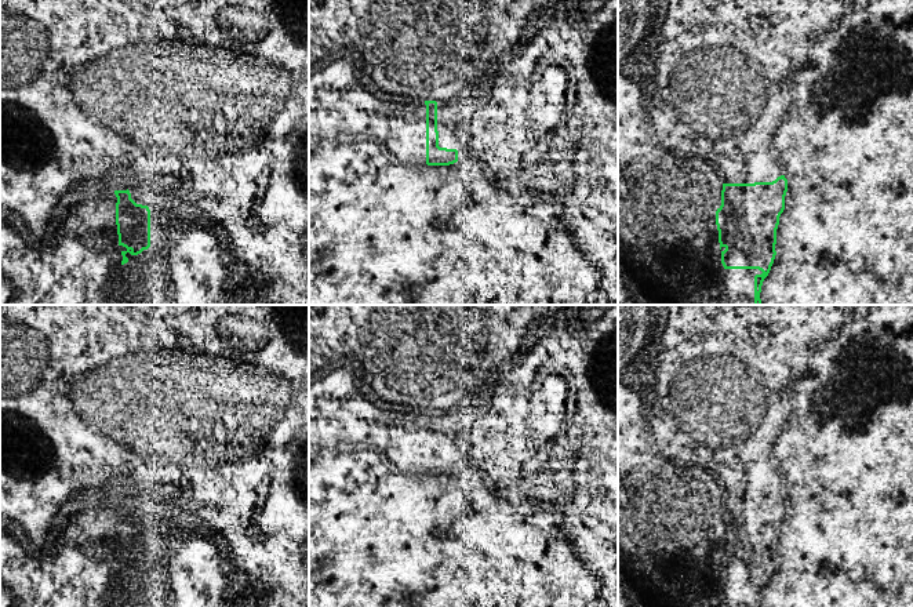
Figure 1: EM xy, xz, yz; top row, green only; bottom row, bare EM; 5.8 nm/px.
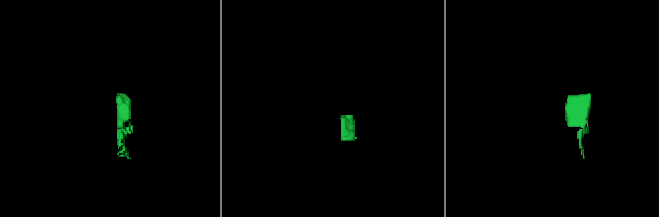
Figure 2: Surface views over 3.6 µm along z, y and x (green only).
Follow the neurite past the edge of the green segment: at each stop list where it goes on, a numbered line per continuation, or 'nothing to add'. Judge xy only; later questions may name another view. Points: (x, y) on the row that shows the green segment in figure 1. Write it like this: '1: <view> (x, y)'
1: xy (235, 133)

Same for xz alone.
1: xz (528, 214)

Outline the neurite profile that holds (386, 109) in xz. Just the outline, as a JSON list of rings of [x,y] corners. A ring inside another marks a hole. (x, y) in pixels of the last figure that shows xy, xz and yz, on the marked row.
[[[379,99],[379,135],[396,128],[396,102]]]

